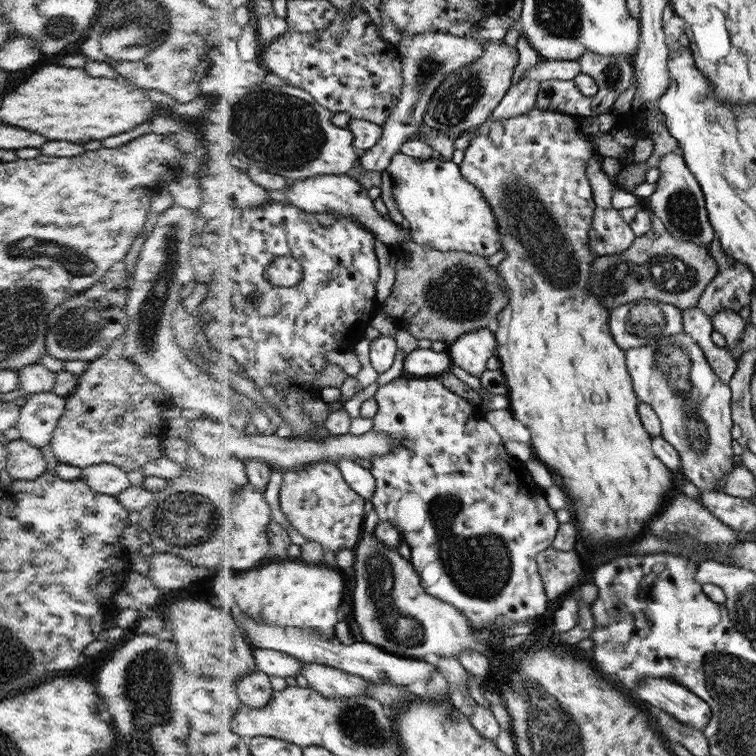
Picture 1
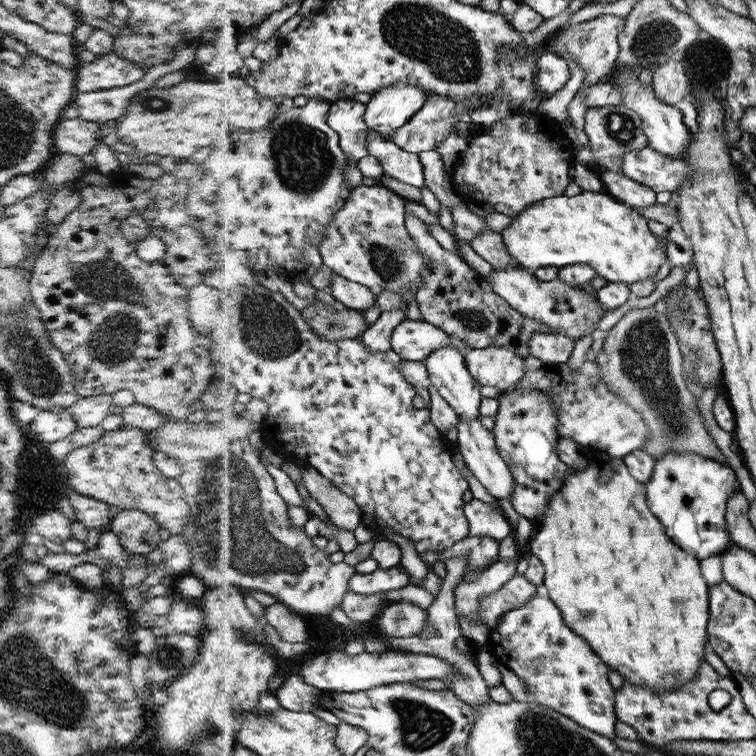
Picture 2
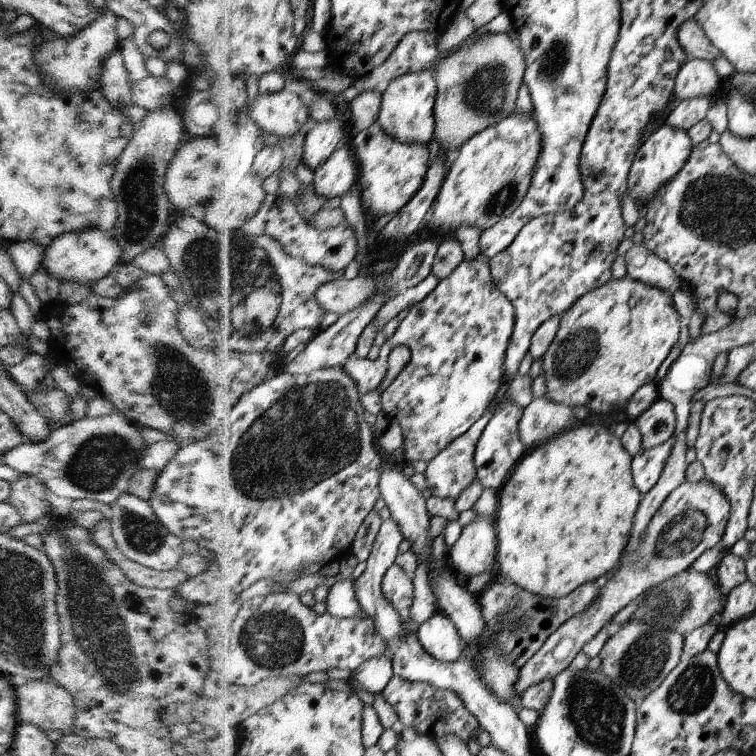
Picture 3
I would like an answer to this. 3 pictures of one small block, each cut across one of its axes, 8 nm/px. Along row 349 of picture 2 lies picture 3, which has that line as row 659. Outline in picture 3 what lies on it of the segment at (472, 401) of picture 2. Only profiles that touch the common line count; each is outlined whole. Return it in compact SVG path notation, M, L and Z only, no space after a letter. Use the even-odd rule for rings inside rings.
M443 612L422 625L418 634L425 650L439 660L450 663L466 657L467 641L461 636L454 620Z

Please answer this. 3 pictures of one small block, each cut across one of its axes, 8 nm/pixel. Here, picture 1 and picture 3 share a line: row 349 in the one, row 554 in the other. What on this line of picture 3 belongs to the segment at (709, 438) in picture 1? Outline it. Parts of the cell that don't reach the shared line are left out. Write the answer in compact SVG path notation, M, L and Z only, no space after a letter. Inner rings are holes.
M702 476L700 481L685 481L680 484L662 504L658 510L649 528L644 532L643 542L639 550L632 552L629 556L623 557L619 568L616 568L615 574L608 580L607 584L601 588L599 598L585 611L582 615L569 619L558 631L556 631L543 644L543 647L528 660L524 667L520 668L518 680L515 683L515 694L522 697L523 693L532 686L540 682L554 679L560 672L569 668L576 655L582 651L584 645L591 641L604 628L606 623L610 623L613 618L626 607L631 601L634 601L640 594L648 591L651 587L656 587L662 582L668 581L669 578L686 571L693 562L705 551L713 548L721 541L724 532L727 529L728 520L731 519L732 505L722 490L718 490L718 486L710 481L706 476Z

